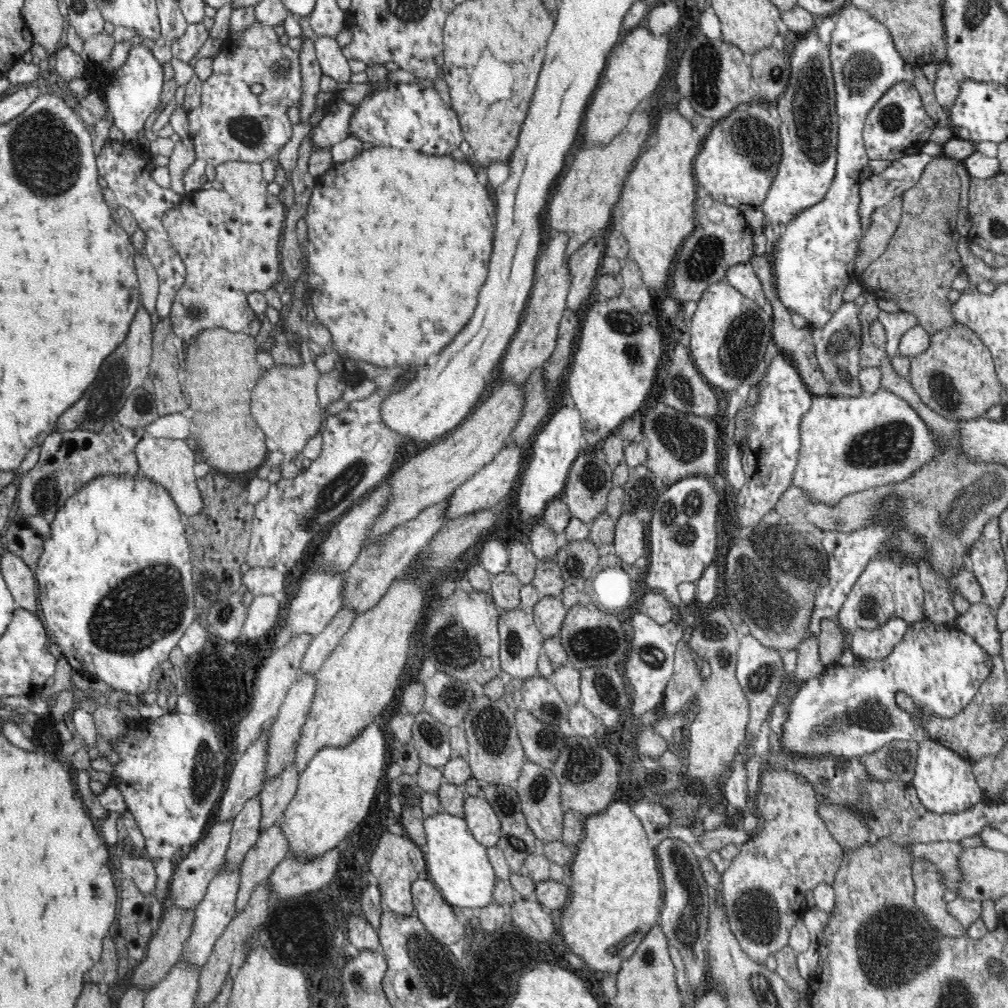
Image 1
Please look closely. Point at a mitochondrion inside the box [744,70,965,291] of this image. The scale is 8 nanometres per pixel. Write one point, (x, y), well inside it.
(891, 116)

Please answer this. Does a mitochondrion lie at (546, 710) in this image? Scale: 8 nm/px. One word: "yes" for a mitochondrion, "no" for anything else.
yes

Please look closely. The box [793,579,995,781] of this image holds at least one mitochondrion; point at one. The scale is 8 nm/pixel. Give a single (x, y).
(872, 713)

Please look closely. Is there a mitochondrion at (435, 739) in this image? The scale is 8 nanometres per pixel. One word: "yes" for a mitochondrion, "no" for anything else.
yes

